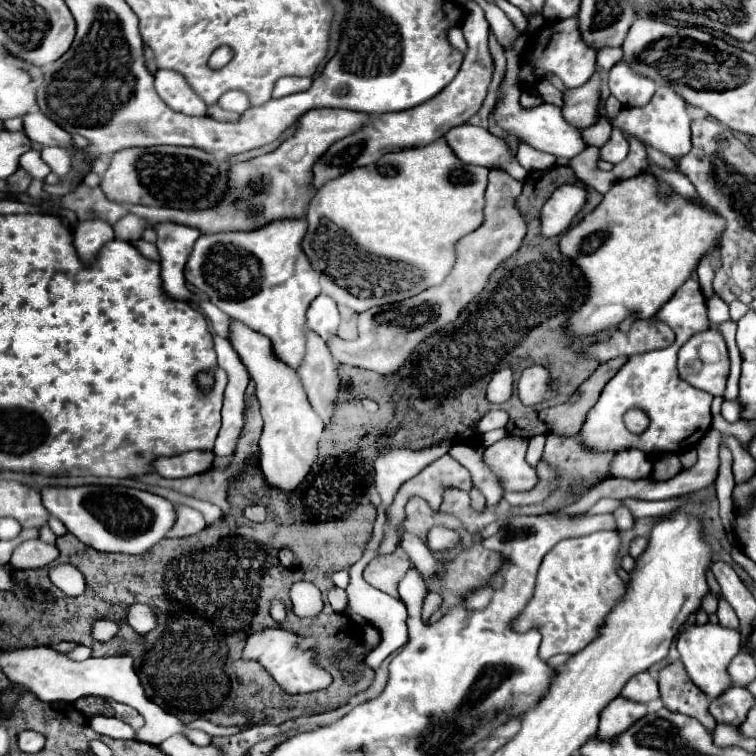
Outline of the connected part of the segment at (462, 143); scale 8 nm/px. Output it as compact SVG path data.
M465 123L453 127L443 135L457 159L469 165L483 165L489 169L503 169L513 179L523 181L527 171L517 163L515 155L509 153L503 139L493 137L487 129Z

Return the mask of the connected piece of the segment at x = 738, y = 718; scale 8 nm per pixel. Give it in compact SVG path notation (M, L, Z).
M733 685L711 701L709 713L715 717L717 723L739 727L745 721L751 705L755 705L753 695L747 689Z

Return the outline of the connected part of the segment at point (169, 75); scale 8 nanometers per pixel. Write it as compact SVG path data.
M168 69L155 73L155 89L157 95L173 109L183 115L205 115L207 105L185 85L183 75Z

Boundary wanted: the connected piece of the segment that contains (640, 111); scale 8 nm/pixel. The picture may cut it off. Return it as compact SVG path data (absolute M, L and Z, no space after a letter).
M659 87L653 95L653 99L645 107L625 107L619 111L619 115L613 119L613 131L609 141L599 147L599 157L603 161L609 161L617 165L623 161L629 153L629 141L627 135L635 137L643 145L649 145L661 153L665 153L671 159L679 159L691 151L691 131L689 131L689 115L687 115L687 103L669 87Z

